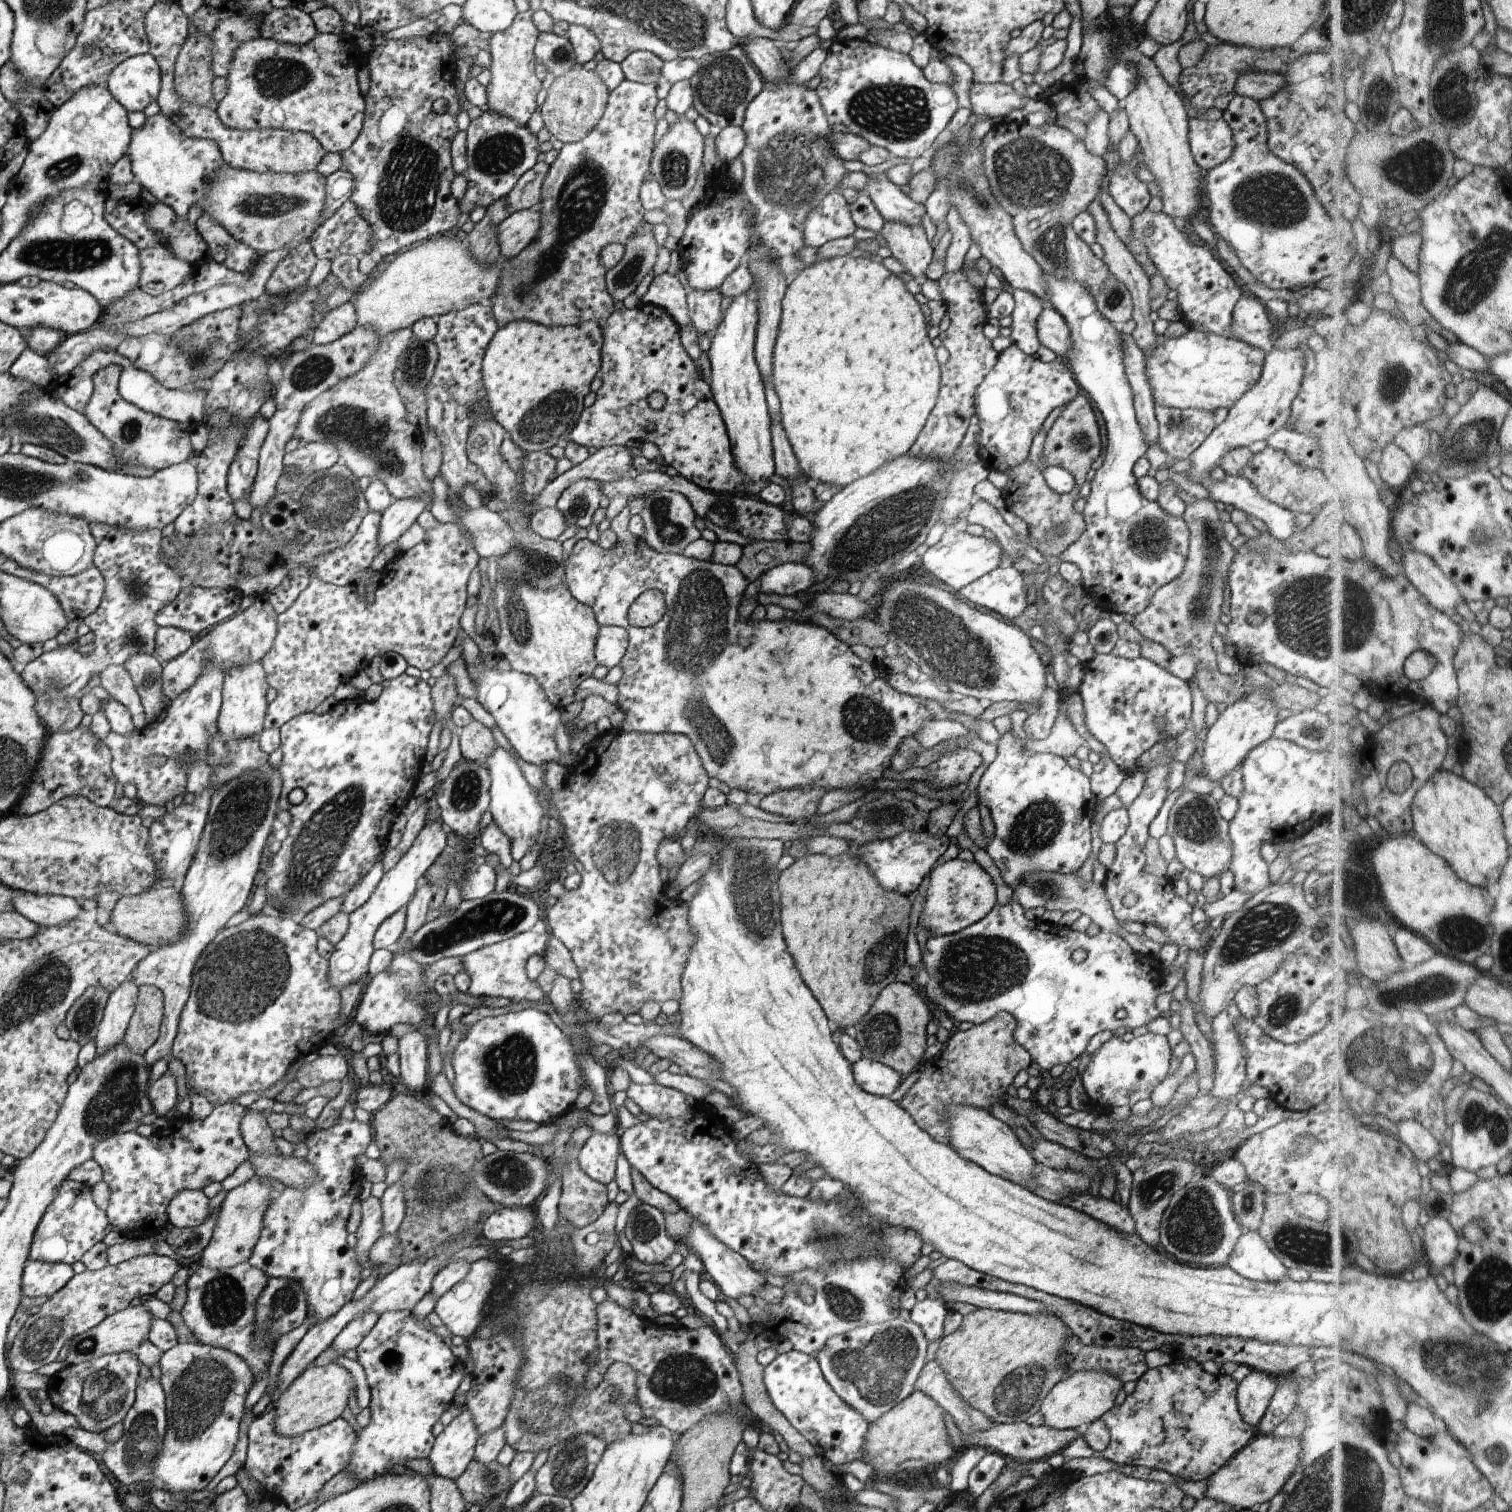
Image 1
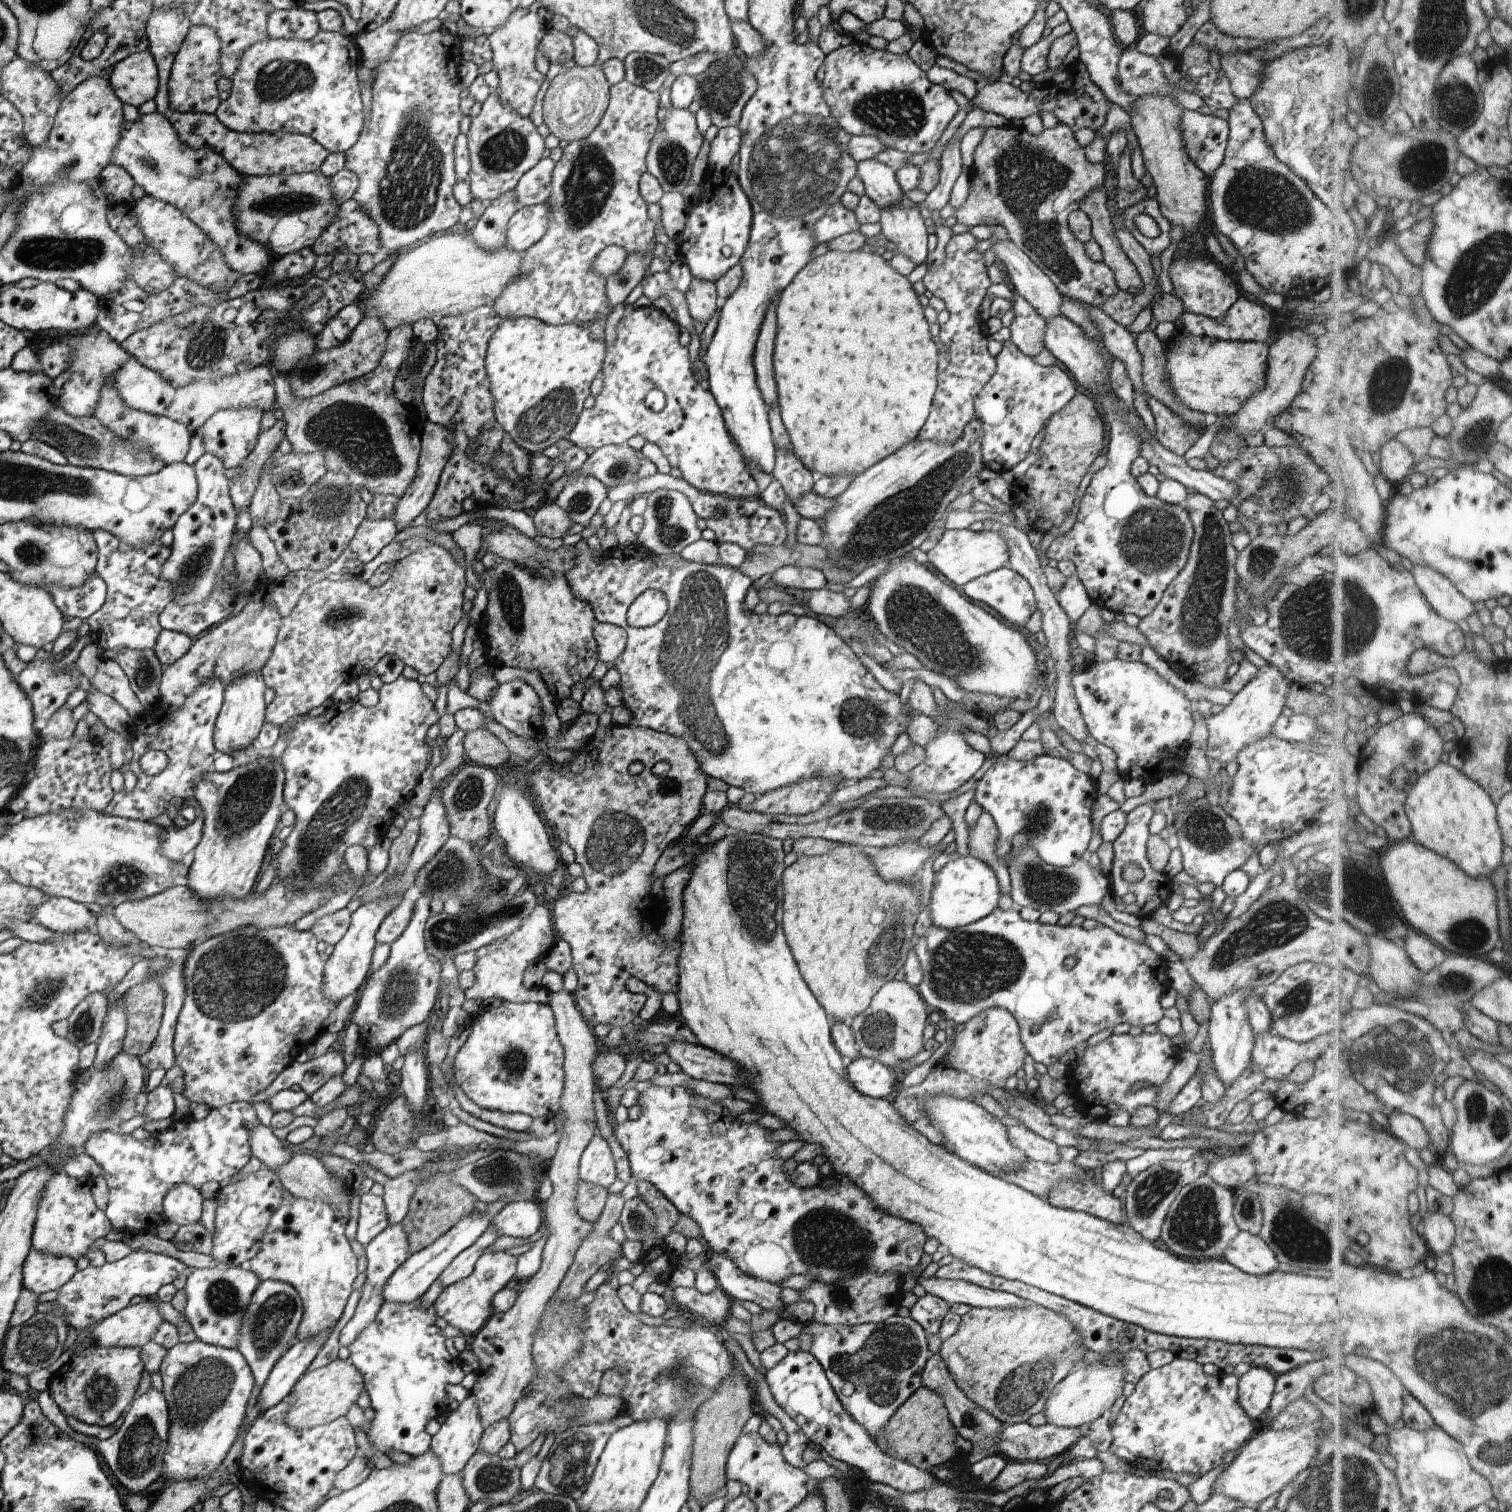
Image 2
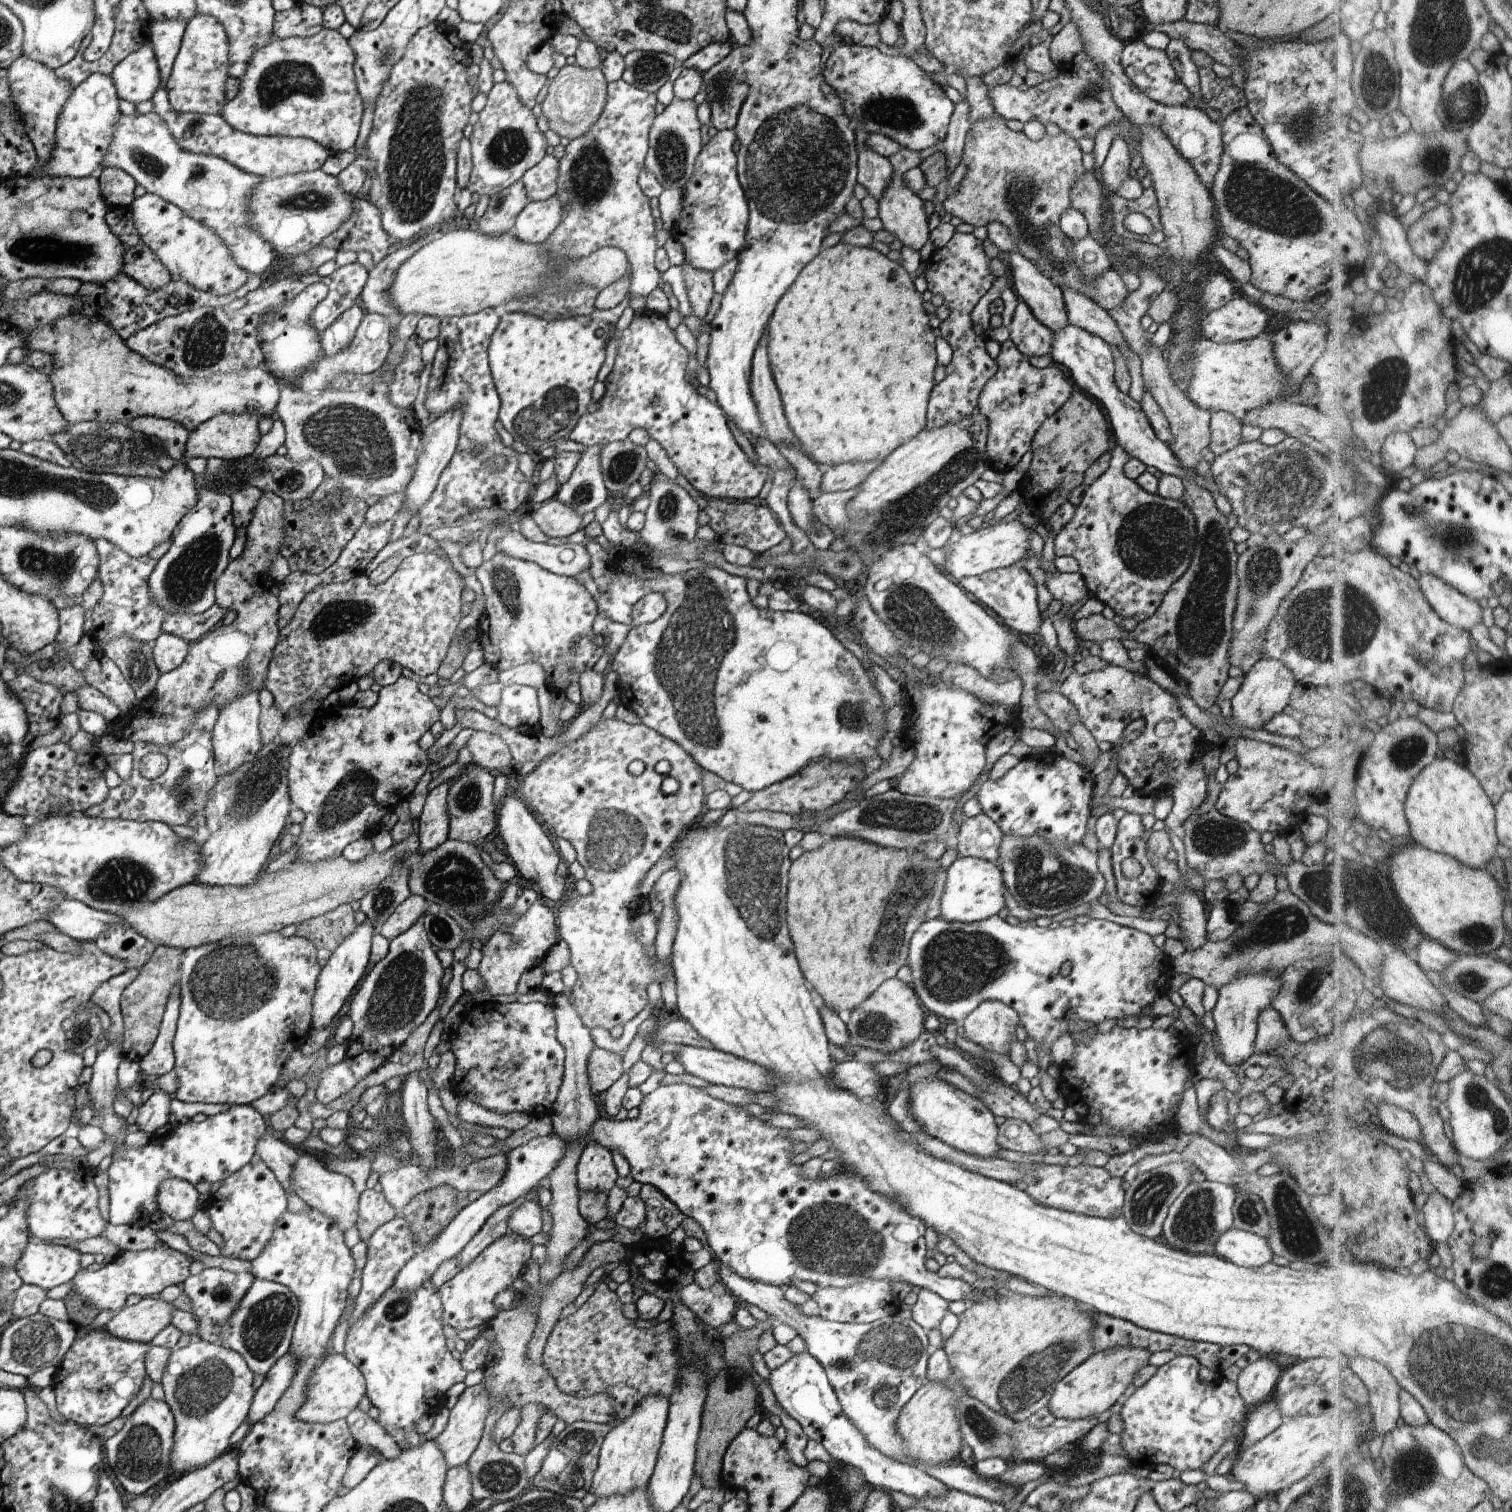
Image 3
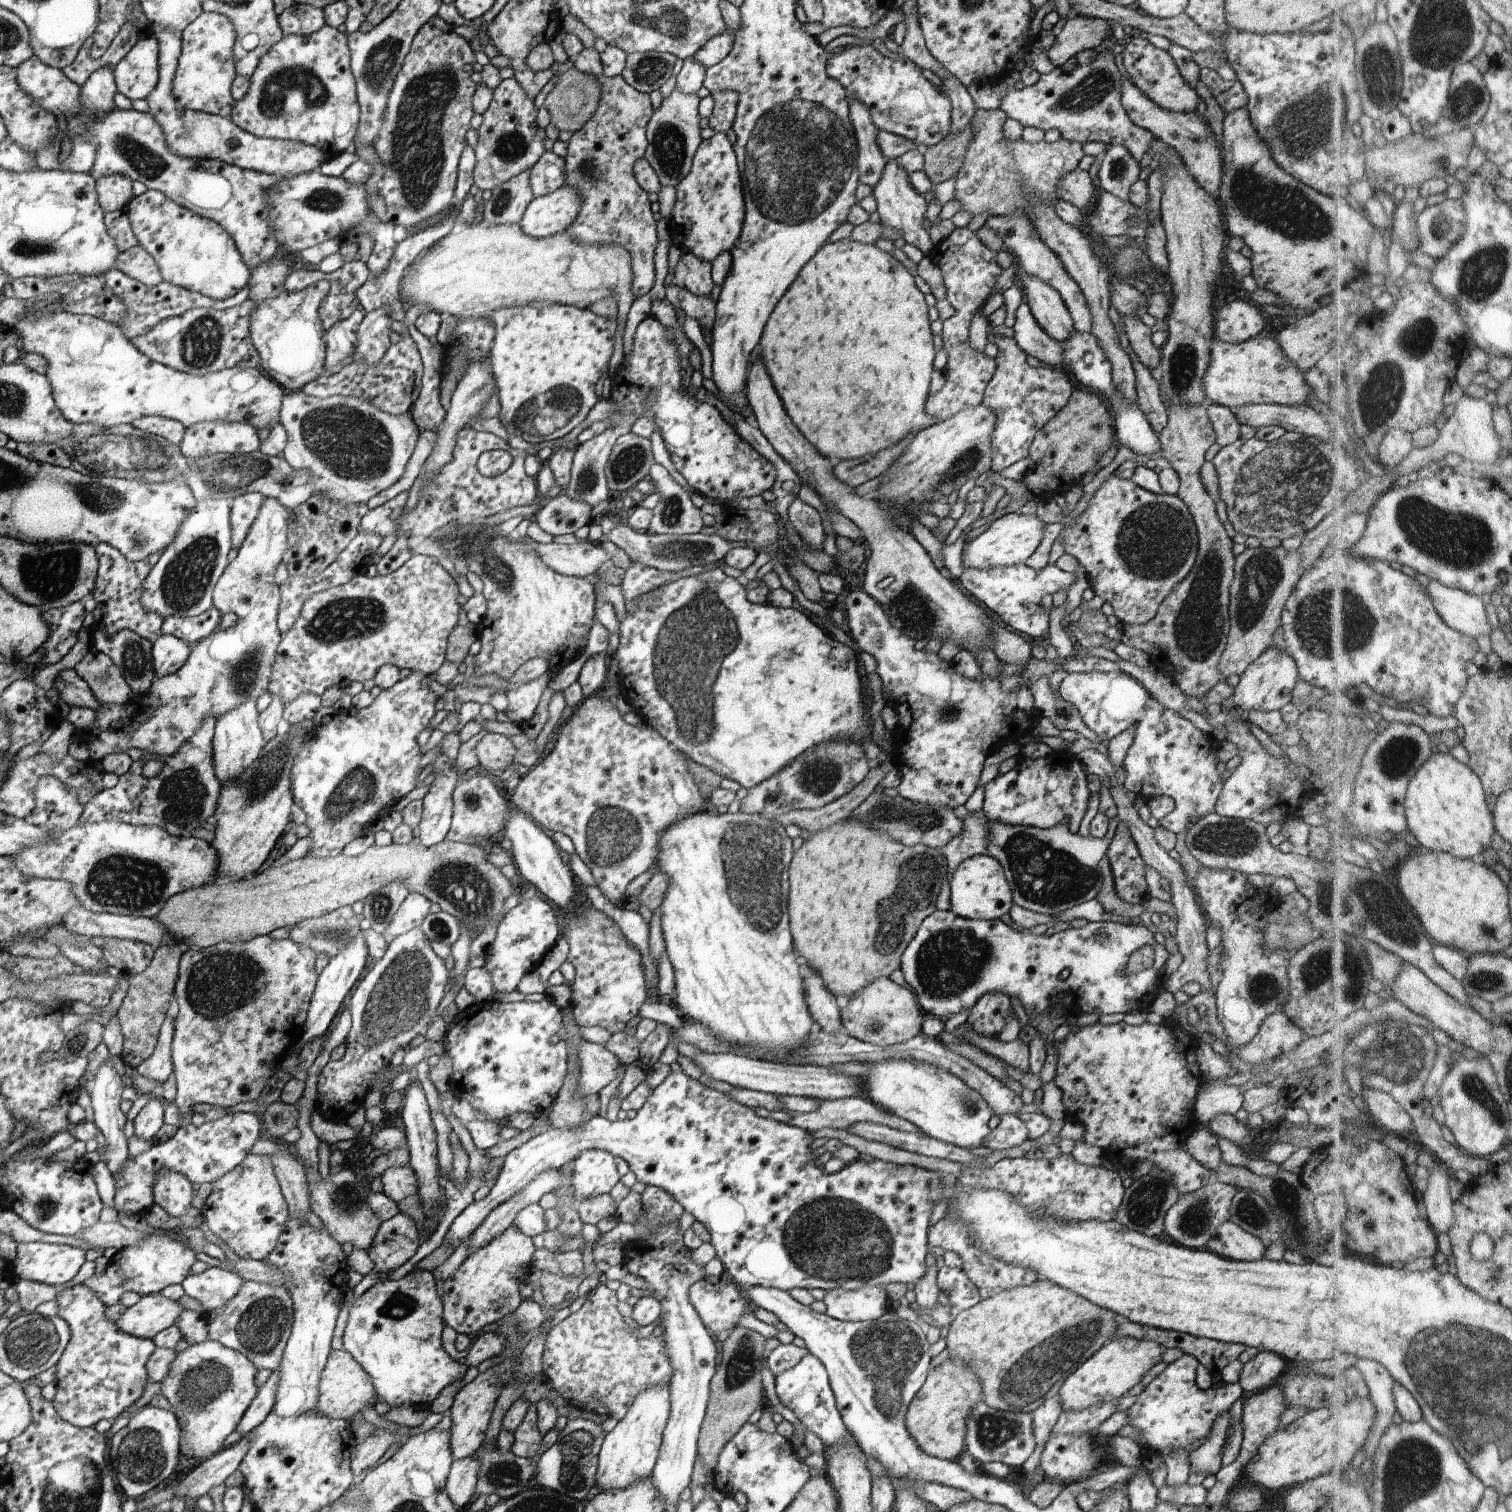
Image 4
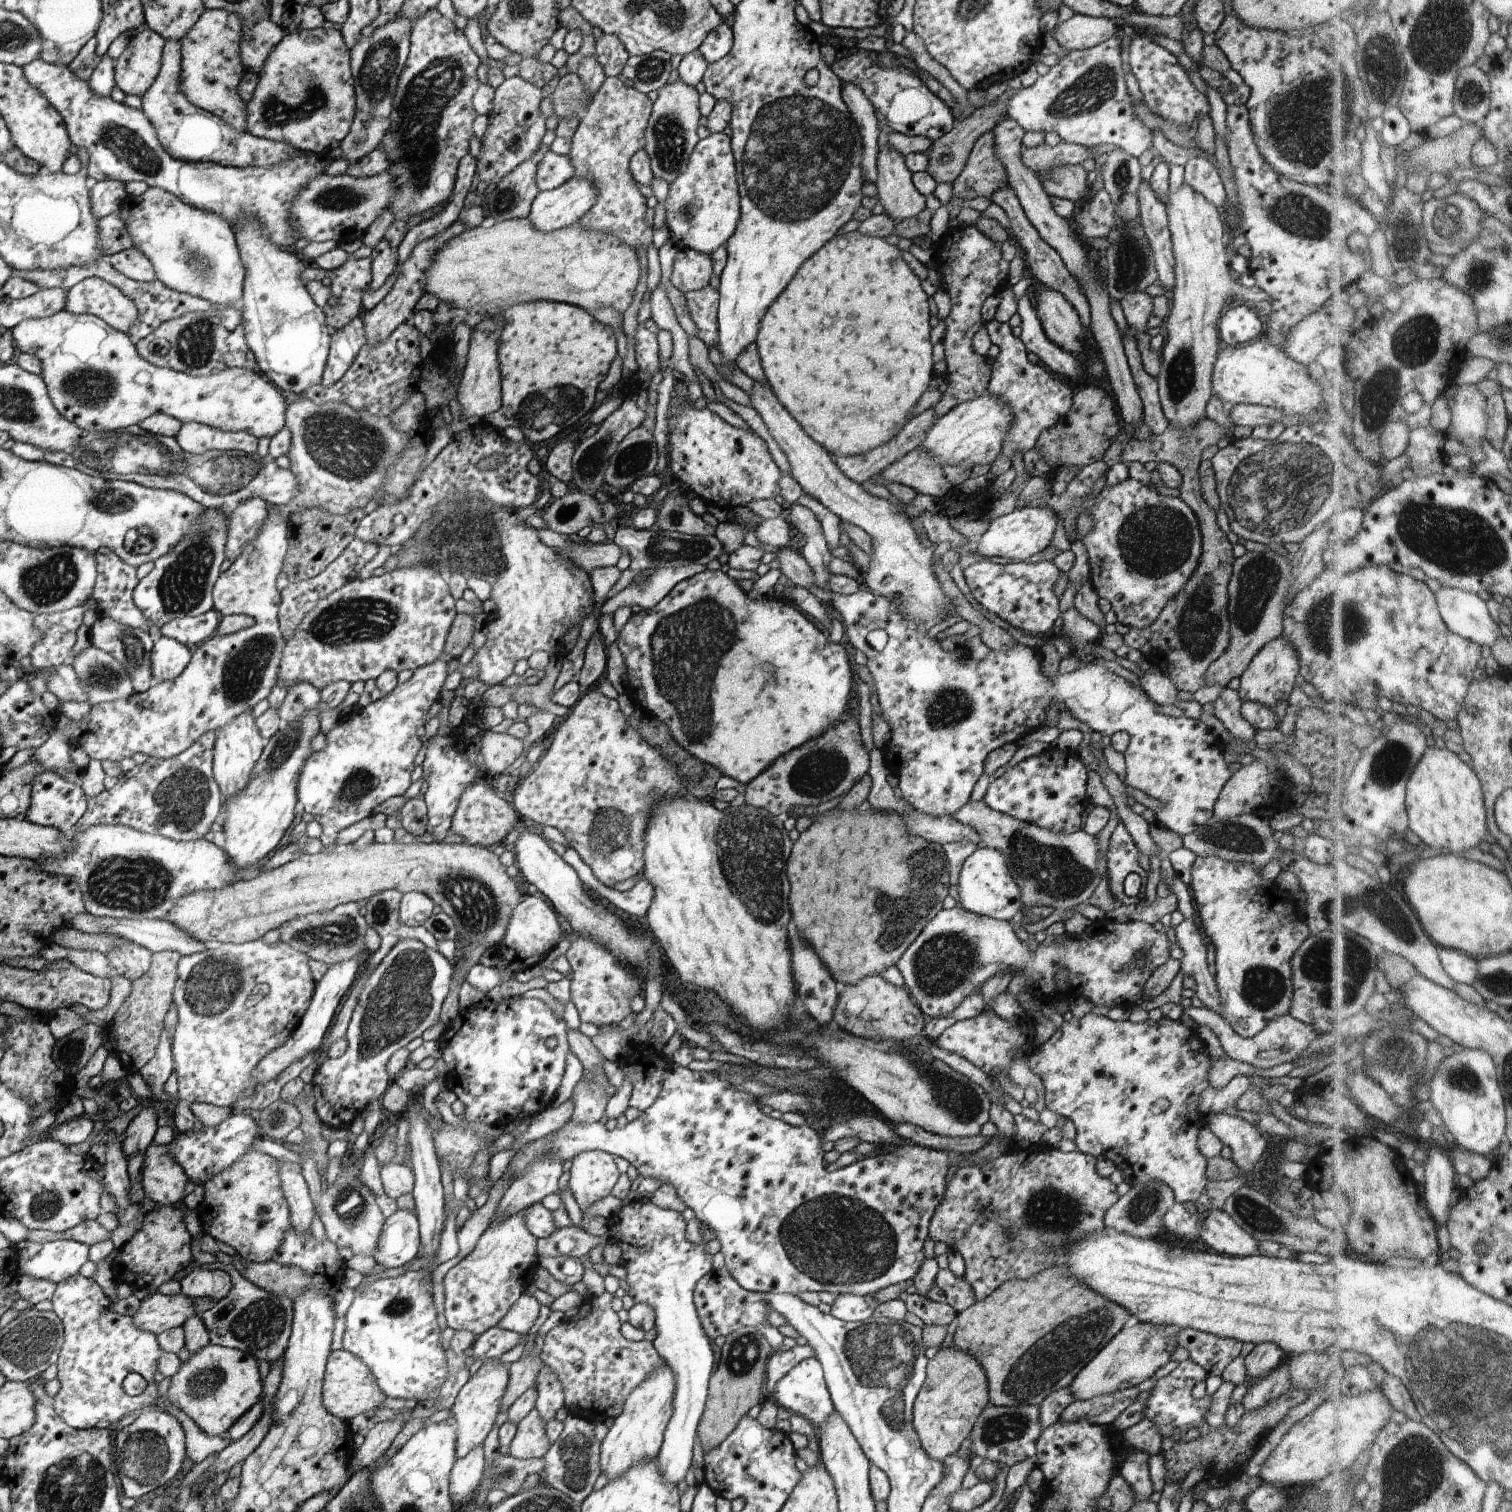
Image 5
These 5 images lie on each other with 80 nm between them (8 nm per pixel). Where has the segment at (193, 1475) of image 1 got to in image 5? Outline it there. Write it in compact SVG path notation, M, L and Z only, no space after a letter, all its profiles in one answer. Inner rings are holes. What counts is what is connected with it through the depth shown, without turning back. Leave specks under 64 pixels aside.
M212 1345L191 1352L171 1377L166 1399L188 1415L210 1437L222 1436L254 1404L262 1394L262 1378L258 1374L258 1362L252 1354L236 1348Z

